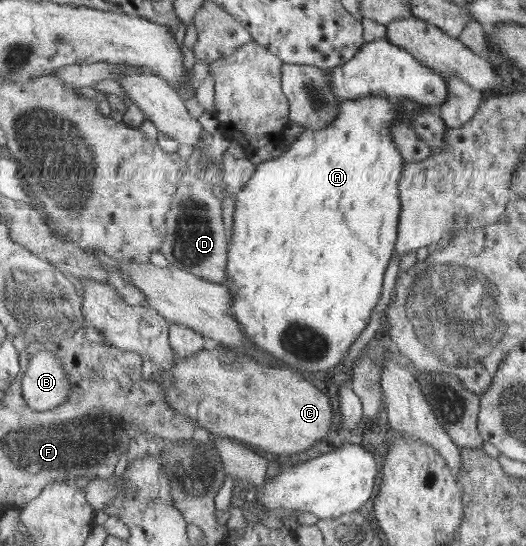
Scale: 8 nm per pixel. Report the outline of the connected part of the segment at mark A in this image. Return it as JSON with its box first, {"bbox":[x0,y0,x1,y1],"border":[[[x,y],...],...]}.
{"bbox":[226,98,404,371],"border":[[[358,98],[342,100],[340,115],[334,123],[326,129],[318,131],[304,130],[297,139],[287,147],[287,151],[278,157],[265,160],[256,167],[254,175],[242,187],[235,197],[234,238],[229,244],[228,266],[226,266],[226,287],[233,295],[231,311],[234,318],[240,323],[247,341],[257,348],[271,354],[274,358],[284,361],[297,371],[328,371],[334,369],[345,360],[350,347],[362,335],[362,331],[370,325],[372,311],[380,303],[384,275],[390,263],[392,253],[399,236],[400,214],[402,214],[402,197],[400,191],[400,178],[404,174],[402,153],[398,151],[392,133],[388,127],[396,120],[400,121],[402,113],[397,104],[392,104],[390,98]]]}

